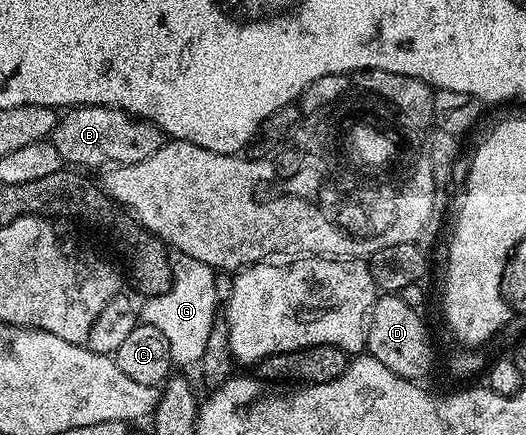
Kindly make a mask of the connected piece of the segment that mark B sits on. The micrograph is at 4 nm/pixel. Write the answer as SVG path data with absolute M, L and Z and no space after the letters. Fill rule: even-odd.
M80 105L66 110L49 139L68 166L84 170L141 163L165 144L163 130L152 121L136 119L121 109L106 109L104 105Z

